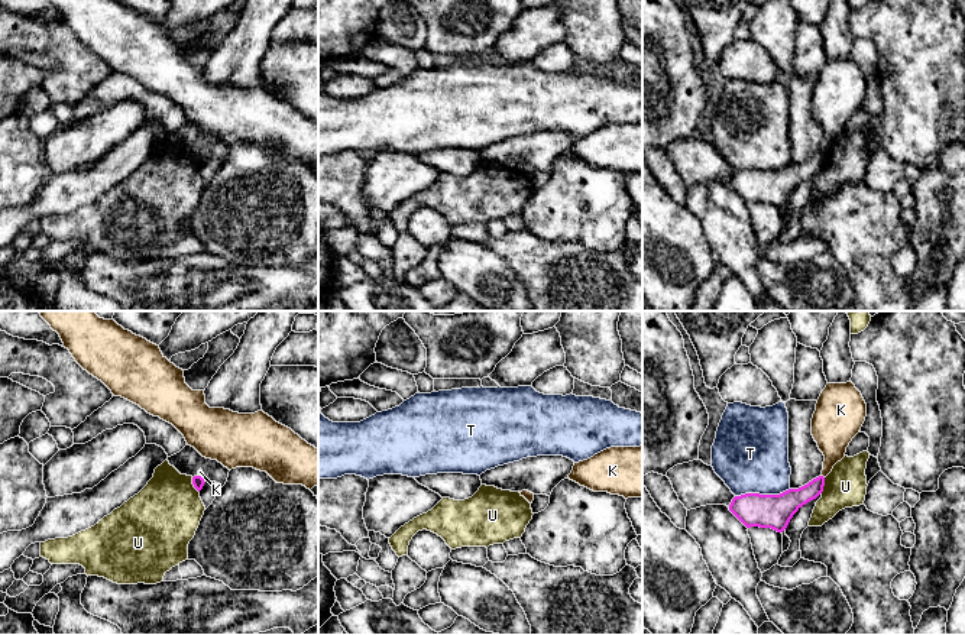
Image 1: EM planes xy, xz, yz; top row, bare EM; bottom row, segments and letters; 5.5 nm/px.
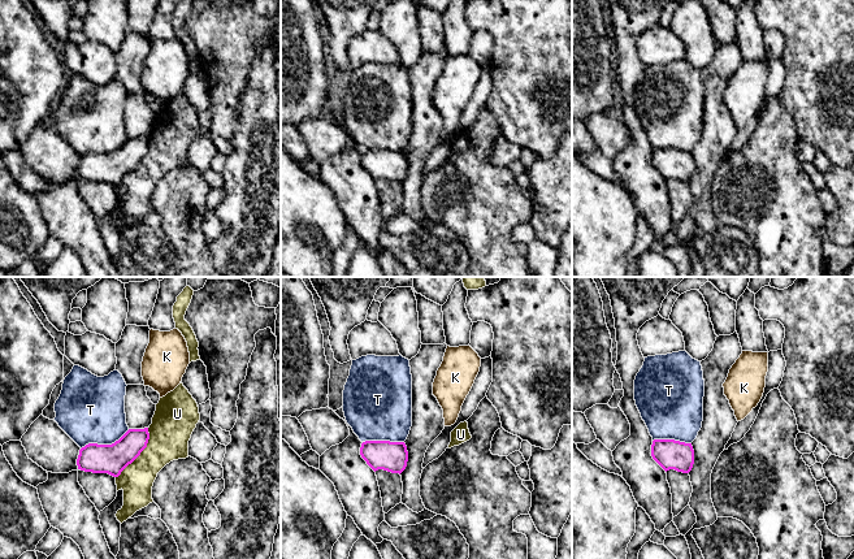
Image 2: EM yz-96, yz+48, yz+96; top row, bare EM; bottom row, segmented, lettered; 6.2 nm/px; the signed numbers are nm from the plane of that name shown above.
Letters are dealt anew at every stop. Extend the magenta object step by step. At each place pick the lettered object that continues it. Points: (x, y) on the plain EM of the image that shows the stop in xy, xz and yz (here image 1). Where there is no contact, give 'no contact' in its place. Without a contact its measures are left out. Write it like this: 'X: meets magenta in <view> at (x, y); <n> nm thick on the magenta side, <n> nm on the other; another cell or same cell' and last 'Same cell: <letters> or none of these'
K: meets magenta in xy at (200, 152); 70 nm thick on the magenta side, 30 nm on the other; another cell
T: meets magenta in yz at (761, 171); 190 nm thick on the magenta side, 420 nm on the other; another cell
U: meets magenta in yz at (823, 161); 140 nm thick on the magenta side, 240 nm on the other; another cell
Same cell: none of these

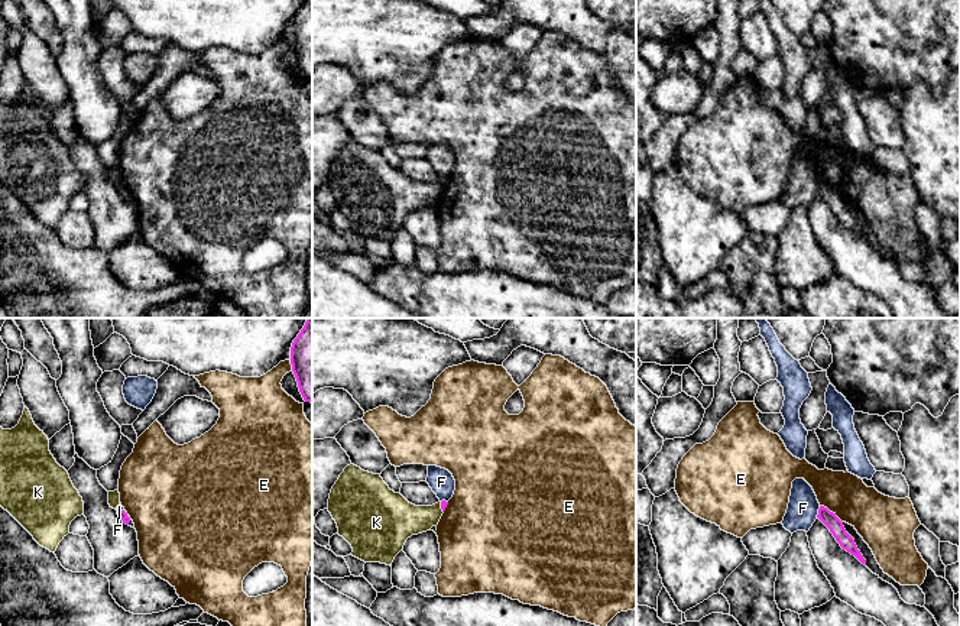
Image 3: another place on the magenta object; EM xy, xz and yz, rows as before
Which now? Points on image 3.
E: meets magenta in yz at (832, 188); 80 nm thick on the magenta side, 260 nm on the other; another cell
F: meets magenta in yz at (819, 188); 80 nm thick on the magenta side, 170 nm on the other; another cell
K: meets magenta in xz at (441, 184); 40 nm thick on the magenta side, 240 nm on the other; another cell
Same cell: none of these

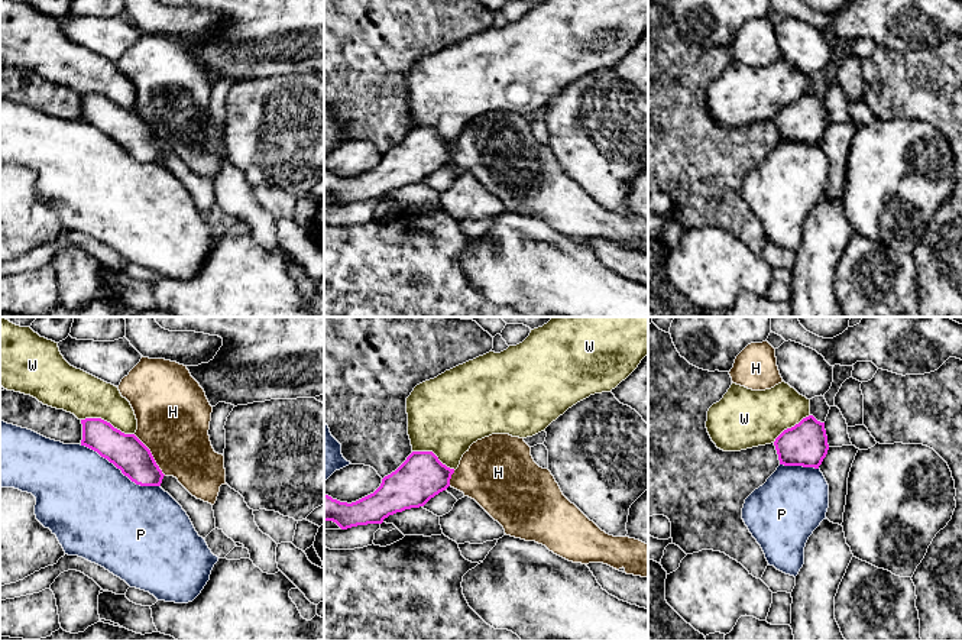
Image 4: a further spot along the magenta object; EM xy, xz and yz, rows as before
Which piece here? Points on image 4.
H: meets magenta in xy at (151, 130); 200 nm thick on the magenta side, 400 nm on the other; another cell
P: meets magenta in xy at (120, 145); 200 nm thick on the magenta side, 480 nm on the other; same cell
W: meets magenta in xy at (106, 97); 200 nm thick on the magenta side, 240 nm on the other; another cell
Same cell: P

